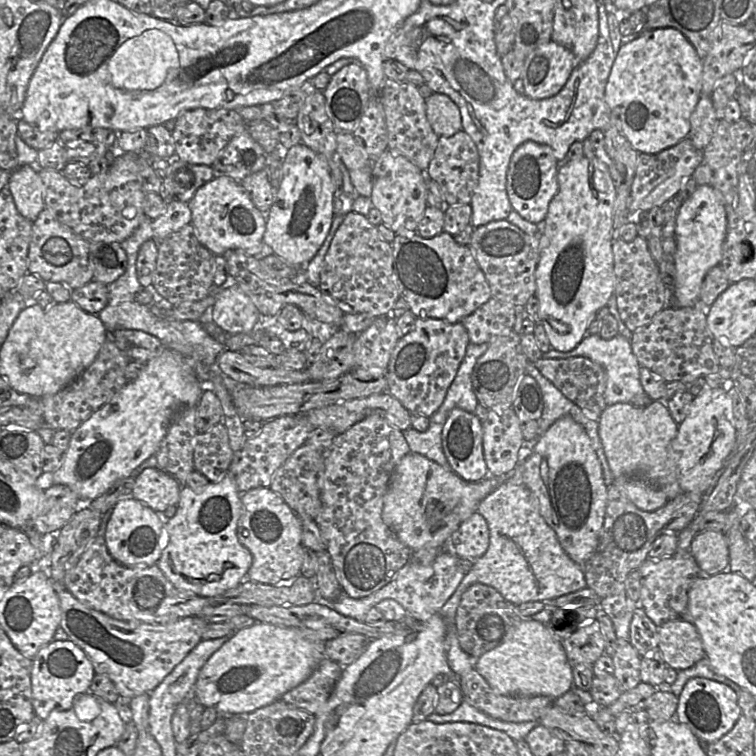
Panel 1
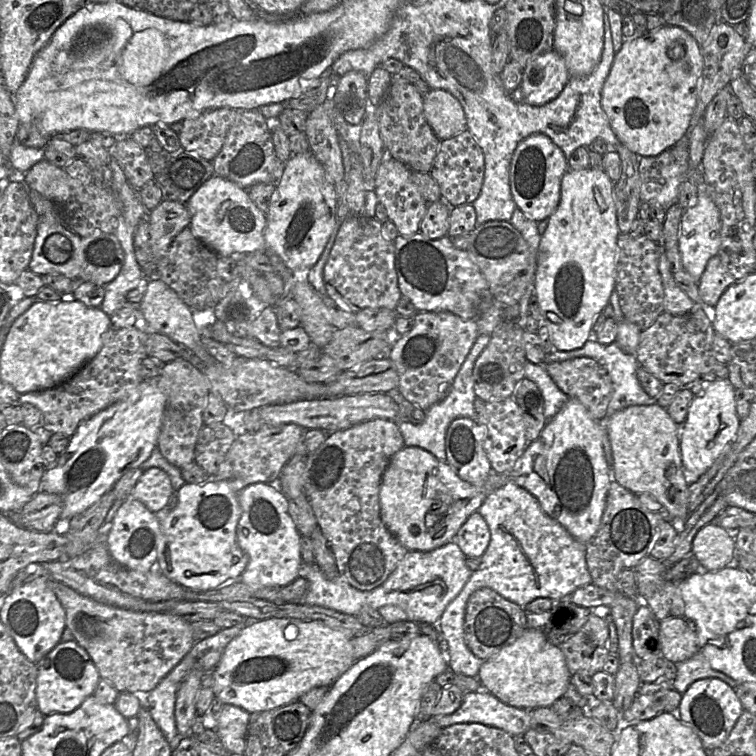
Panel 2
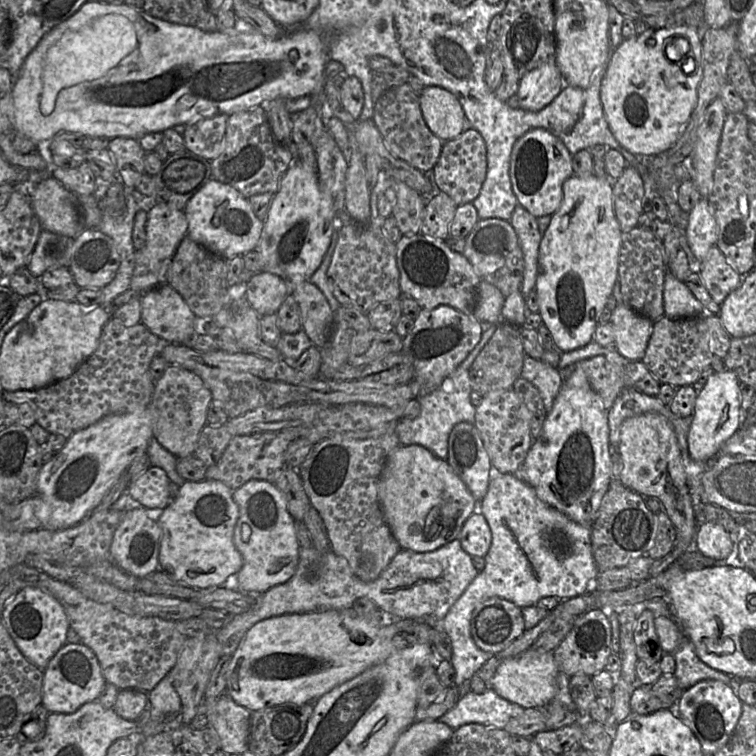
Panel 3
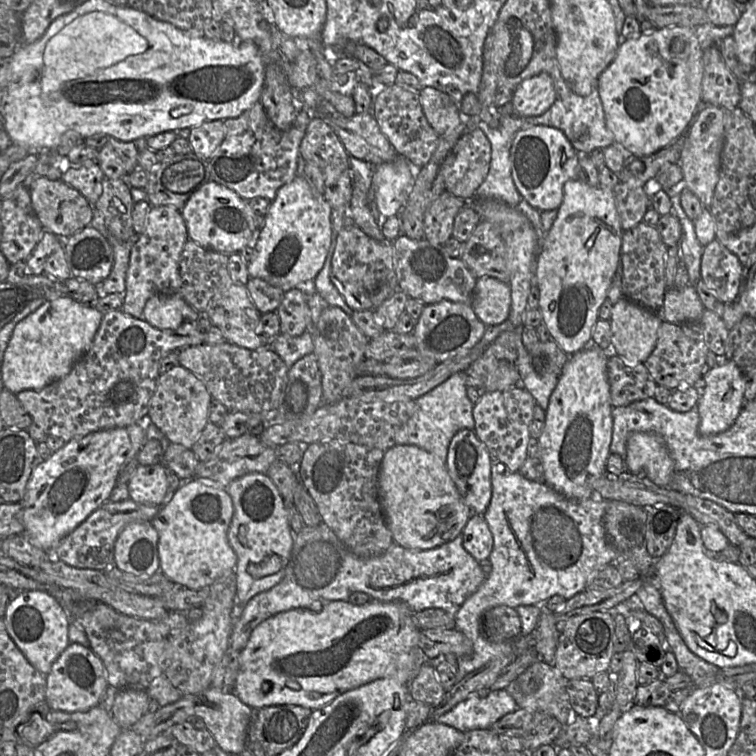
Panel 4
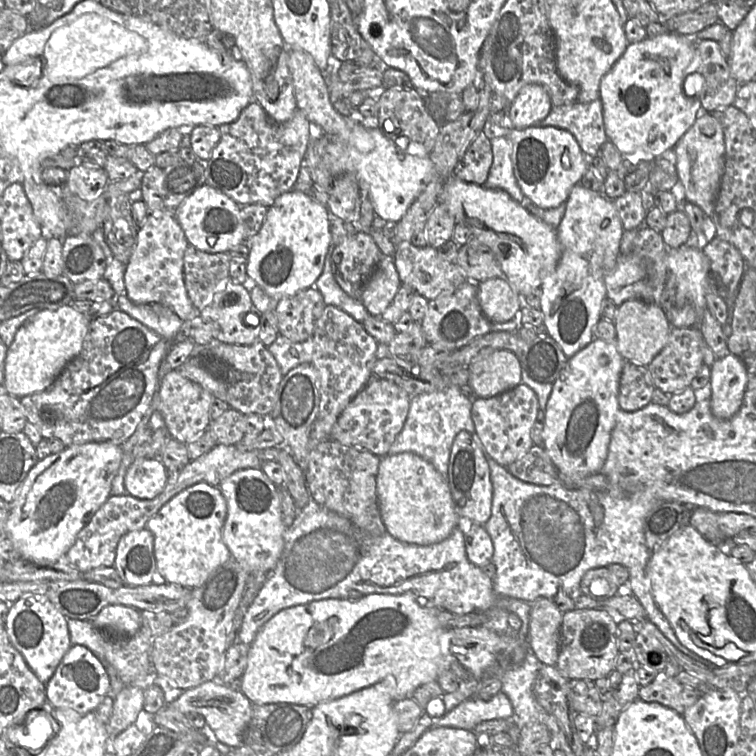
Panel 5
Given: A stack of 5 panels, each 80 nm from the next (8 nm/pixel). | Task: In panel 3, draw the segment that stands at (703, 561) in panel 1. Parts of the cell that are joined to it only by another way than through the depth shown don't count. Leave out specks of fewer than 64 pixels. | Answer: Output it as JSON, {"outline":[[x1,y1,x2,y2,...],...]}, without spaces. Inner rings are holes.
{"outline":[[701,523,695,534,696,549,705,557,715,560,727,559,734,551,730,534,720,524]]}

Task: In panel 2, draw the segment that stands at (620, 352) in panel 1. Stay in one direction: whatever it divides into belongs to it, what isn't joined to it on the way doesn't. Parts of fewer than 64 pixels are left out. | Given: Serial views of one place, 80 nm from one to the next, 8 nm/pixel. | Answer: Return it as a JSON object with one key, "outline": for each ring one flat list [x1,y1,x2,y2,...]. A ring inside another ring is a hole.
{"outline":[[593,336,589,338,581,348,570,351,555,350,550,354,546,354,545,363,549,362,562,362,577,357,590,357,602,365,608,372,611,382,613,393,609,401,606,417,609,418,616,411,636,405,650,405,656,403,642,388,637,378,637,369,639,363,637,362,636,355,623,351,619,345,614,341,611,344,600,344]]}

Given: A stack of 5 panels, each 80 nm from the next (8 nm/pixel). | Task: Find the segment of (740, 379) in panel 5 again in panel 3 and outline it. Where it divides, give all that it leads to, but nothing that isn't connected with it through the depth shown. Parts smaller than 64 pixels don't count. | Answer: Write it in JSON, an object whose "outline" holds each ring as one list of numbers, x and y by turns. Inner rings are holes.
{"outline":[[725,369,709,376,703,389,698,392,687,436,688,451,693,460,702,462,712,458,741,427,742,409,739,386,737,376]]}

